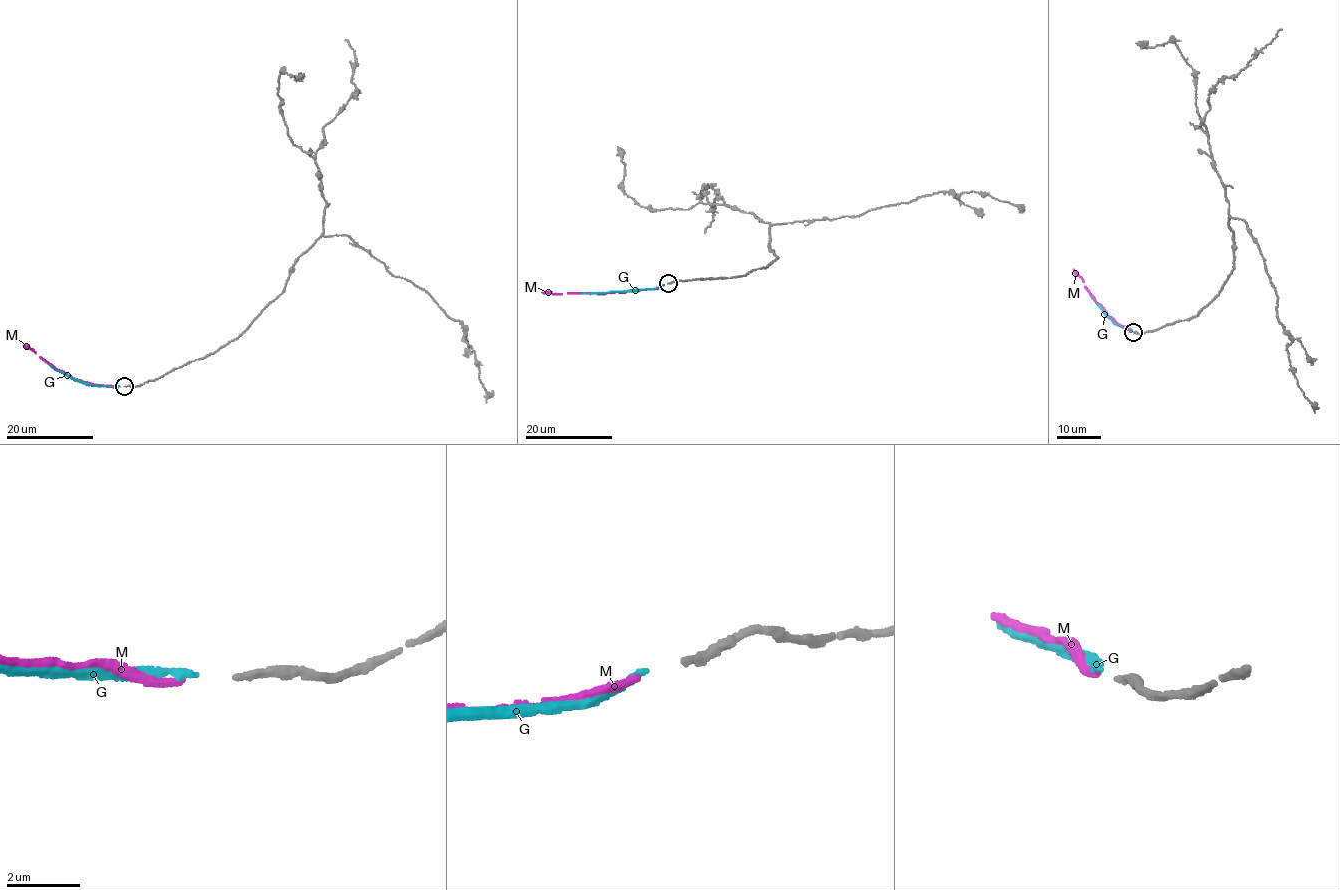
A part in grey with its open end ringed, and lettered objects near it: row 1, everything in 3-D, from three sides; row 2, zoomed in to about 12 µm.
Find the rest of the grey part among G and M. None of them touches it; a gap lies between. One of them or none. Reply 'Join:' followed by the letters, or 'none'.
Join: M

